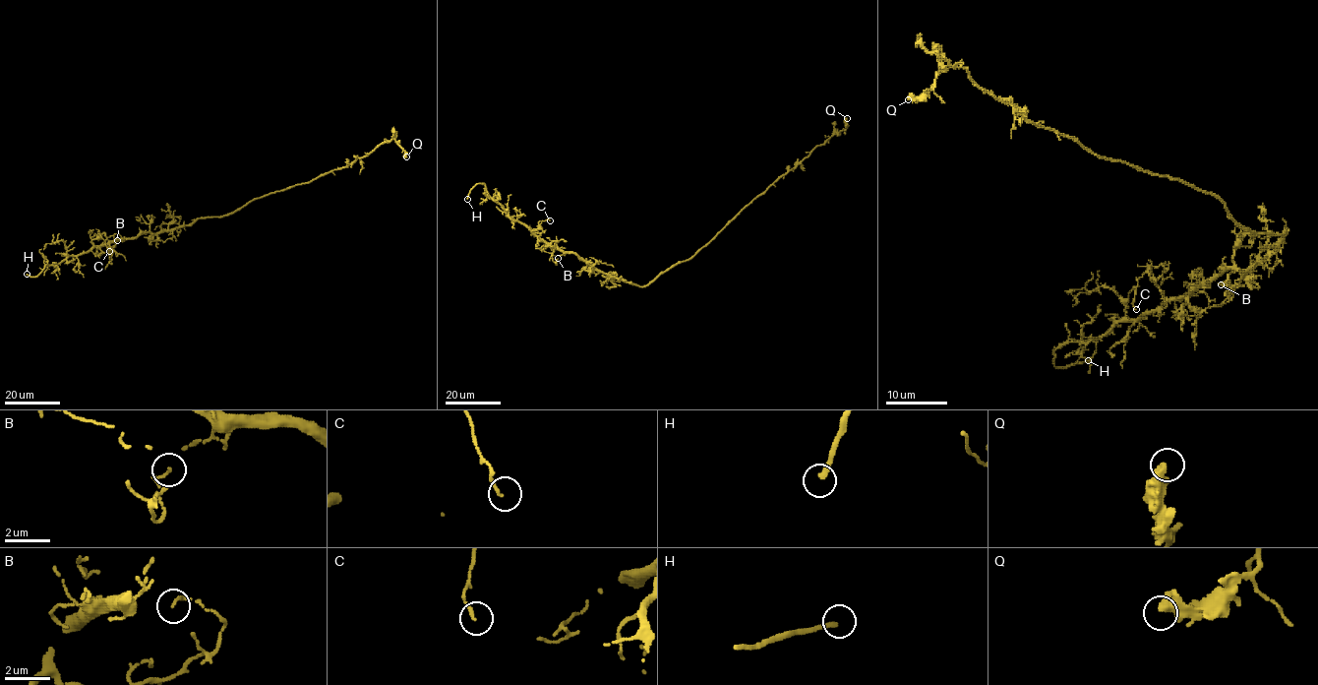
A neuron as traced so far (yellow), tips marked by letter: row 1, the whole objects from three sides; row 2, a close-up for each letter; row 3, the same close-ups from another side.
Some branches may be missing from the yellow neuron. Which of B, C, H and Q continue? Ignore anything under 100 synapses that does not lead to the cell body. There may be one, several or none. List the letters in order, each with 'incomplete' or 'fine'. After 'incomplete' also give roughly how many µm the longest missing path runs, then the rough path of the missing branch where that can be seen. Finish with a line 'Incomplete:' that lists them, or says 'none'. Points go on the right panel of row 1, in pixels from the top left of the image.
B: fine
C: fine
H: incomplete | 20 µm | (1088, 360), (1112, 357), (1168, 342), (1176, 333)
Q: fine
Incomplete: H

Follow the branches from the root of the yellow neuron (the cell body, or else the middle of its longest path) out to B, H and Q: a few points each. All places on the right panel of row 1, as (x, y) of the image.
B: (1248, 230), (1283, 237), (1263, 262), (1223, 270), (1198, 286), (1188, 305), (1221, 305), (1234, 291), (1221, 284)
H: (1248, 230), (1283, 237), (1252, 268), (1223, 270), (1185, 297), (1054, 351), (1055, 366), (1088, 360)
Q: (1248, 230), (1215, 195), (1098, 156), (1031, 123), (943, 59), (935, 86), (908, 99)

